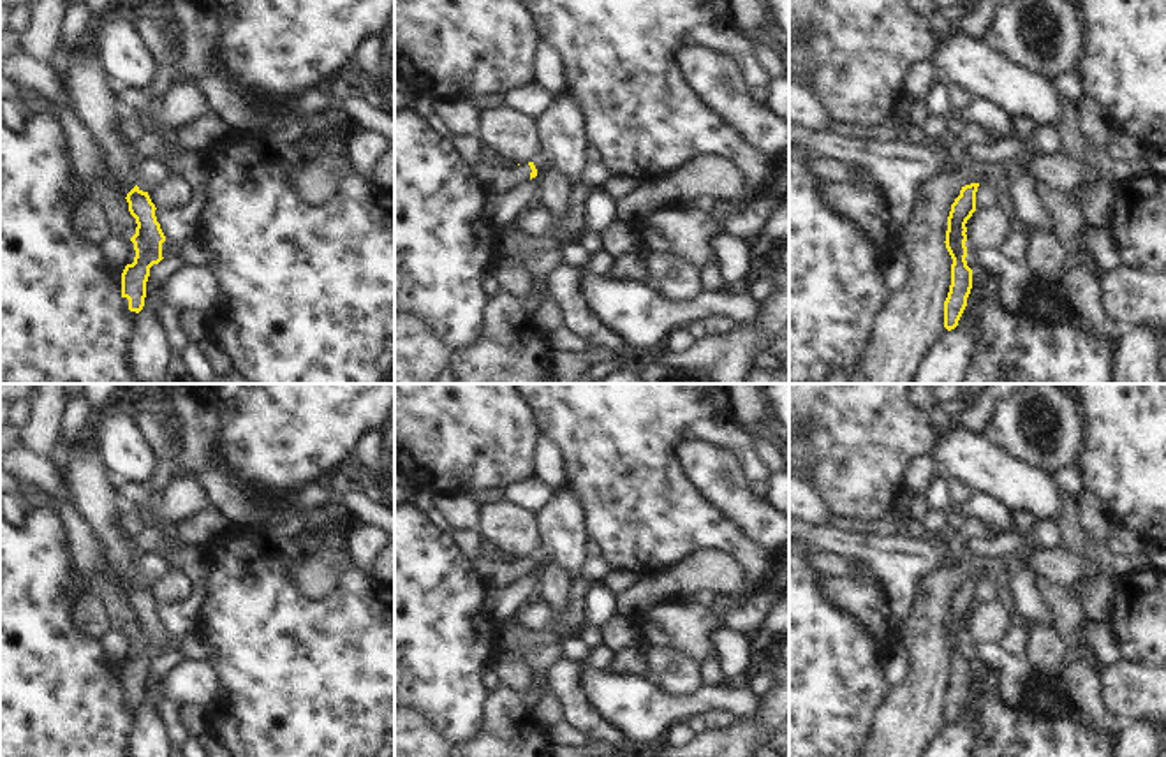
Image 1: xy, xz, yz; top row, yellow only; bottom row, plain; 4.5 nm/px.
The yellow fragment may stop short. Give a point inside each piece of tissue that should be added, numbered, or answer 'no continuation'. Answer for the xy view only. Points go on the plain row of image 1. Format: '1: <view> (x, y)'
no continuation

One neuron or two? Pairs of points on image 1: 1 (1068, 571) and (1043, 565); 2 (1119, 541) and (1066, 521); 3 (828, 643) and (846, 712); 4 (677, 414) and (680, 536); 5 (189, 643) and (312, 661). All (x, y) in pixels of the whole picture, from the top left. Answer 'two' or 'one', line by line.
1: one
2: two
3: one
4: one
5: two

